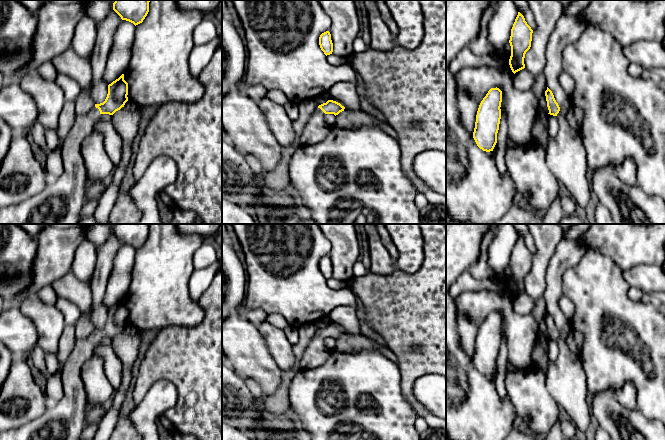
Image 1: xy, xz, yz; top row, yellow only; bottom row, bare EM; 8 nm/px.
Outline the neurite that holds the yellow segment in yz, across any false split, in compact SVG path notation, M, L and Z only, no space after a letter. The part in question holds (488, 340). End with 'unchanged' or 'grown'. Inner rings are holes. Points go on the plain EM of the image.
M491 312L481 325L477 339L473 362L483 375L493 375L497 367L497 357L501 343L502 315Z; unchanged

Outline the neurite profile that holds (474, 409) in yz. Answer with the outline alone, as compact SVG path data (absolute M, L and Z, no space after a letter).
M446 224L446 434L448 435L449 440L504 440L511 429L518 423L517 412L509 396L506 395L504 398L501 398L496 389L495 380L497 378L497 367L492 375L483 375L477 370L473 359L467 355L461 345L460 336L457 330L457 308L455 300L449 292L450 286L459 278L459 276L466 272L467 269L478 260L485 233L489 229L495 229L497 231L498 225L499 224Z

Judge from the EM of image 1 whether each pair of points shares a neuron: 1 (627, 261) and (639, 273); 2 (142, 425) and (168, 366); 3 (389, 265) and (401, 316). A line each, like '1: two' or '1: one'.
1: two
2: two
3: two

